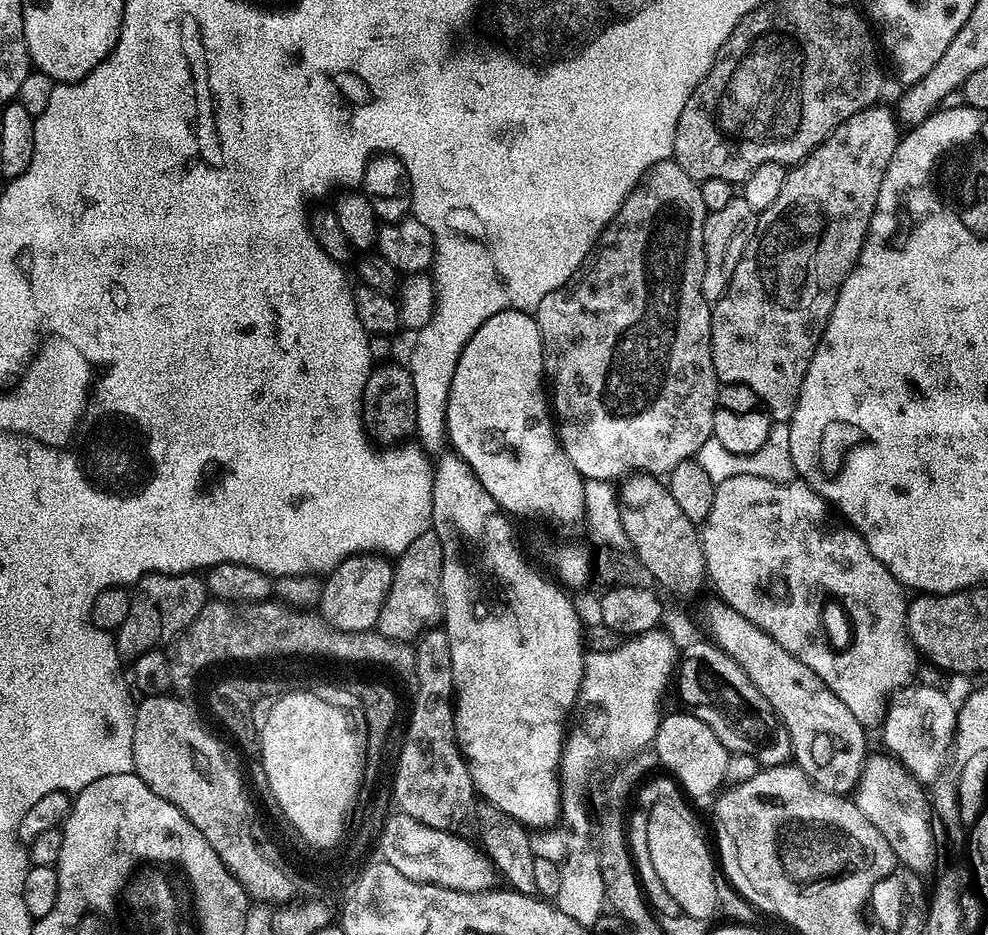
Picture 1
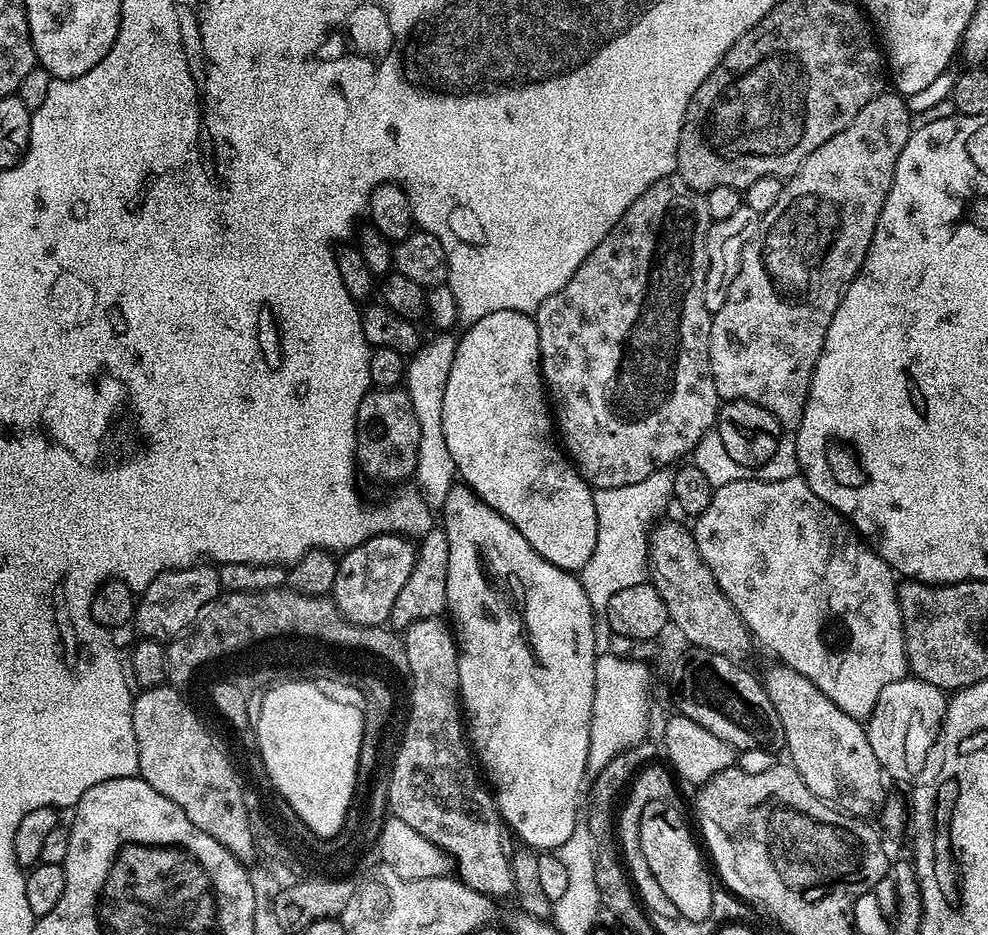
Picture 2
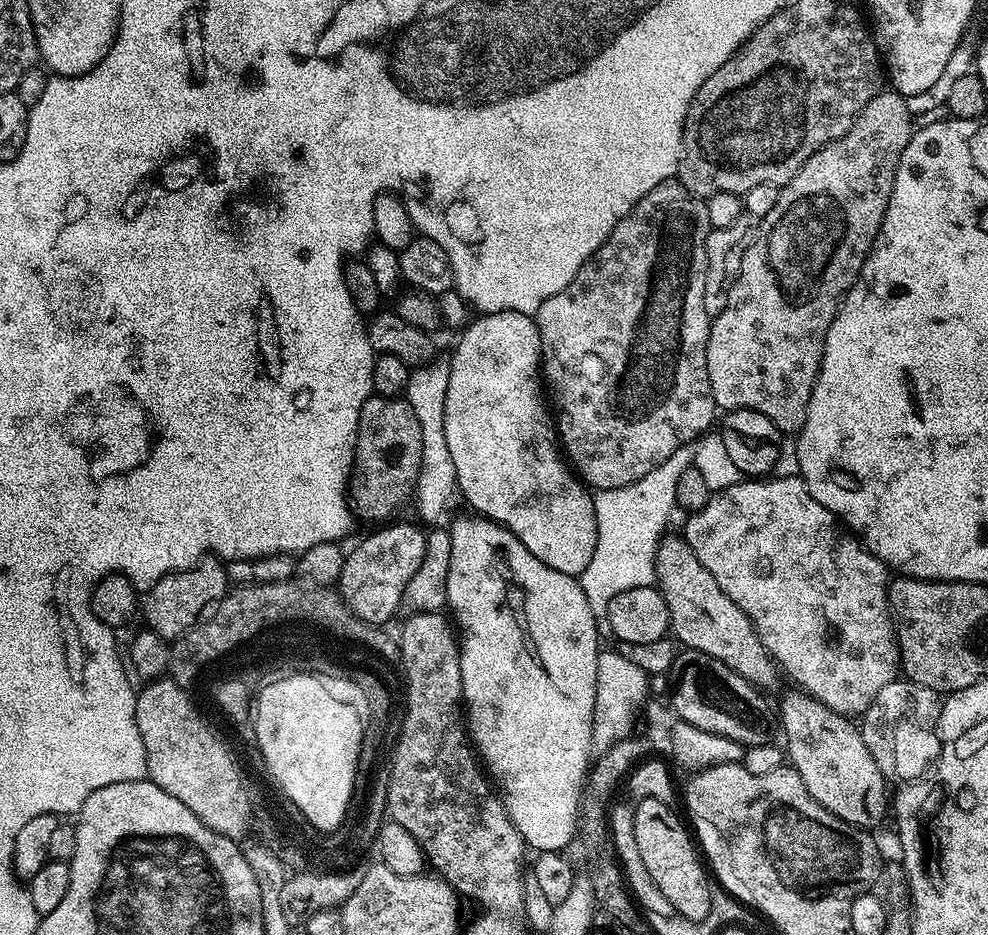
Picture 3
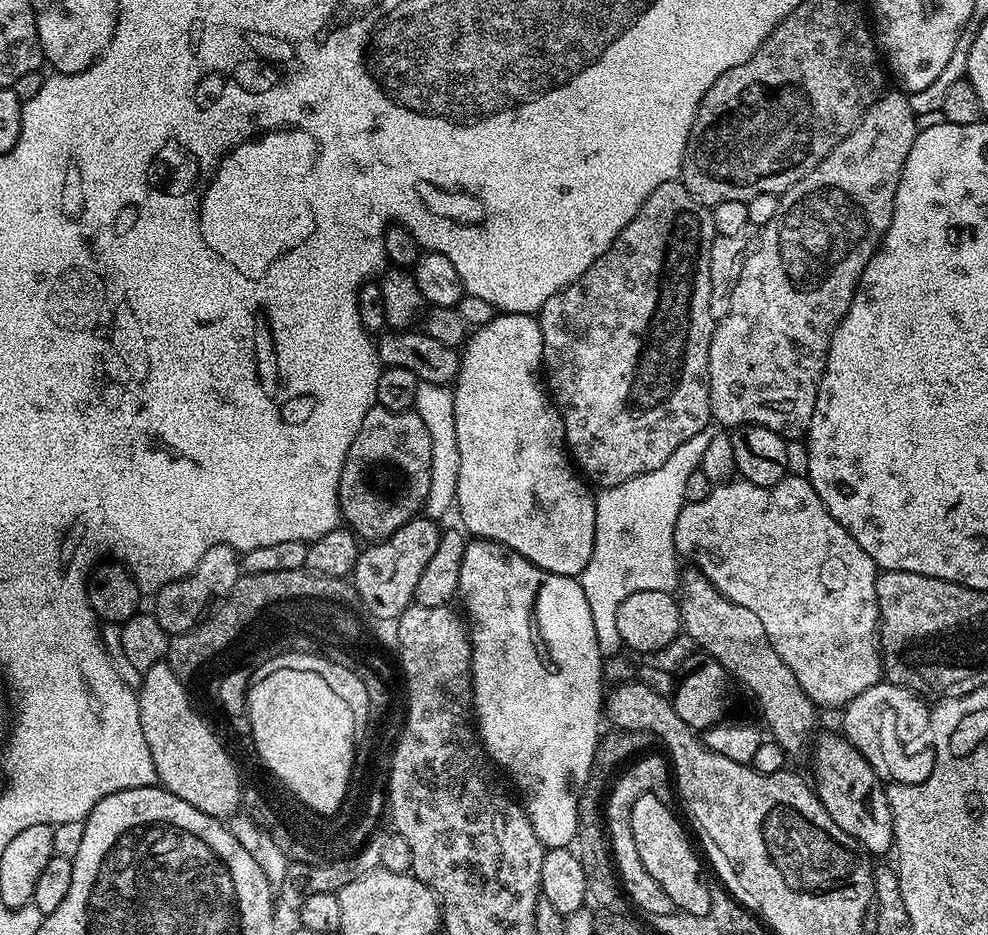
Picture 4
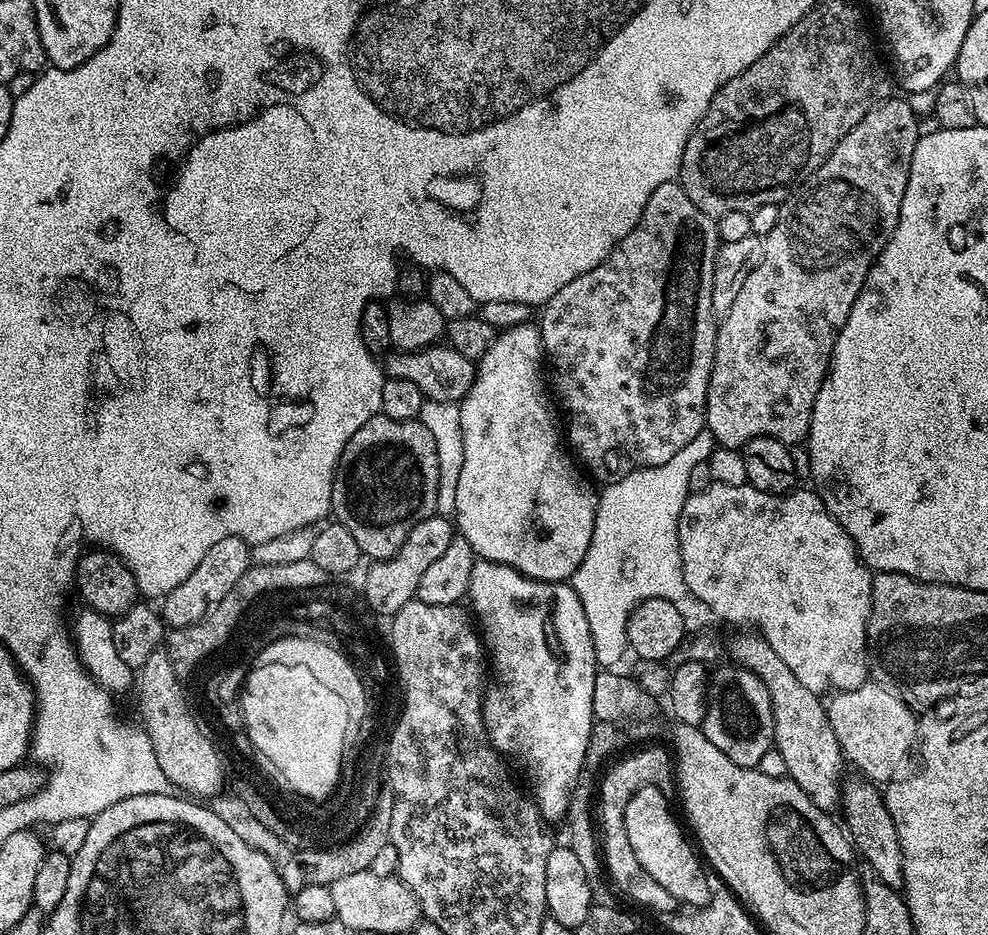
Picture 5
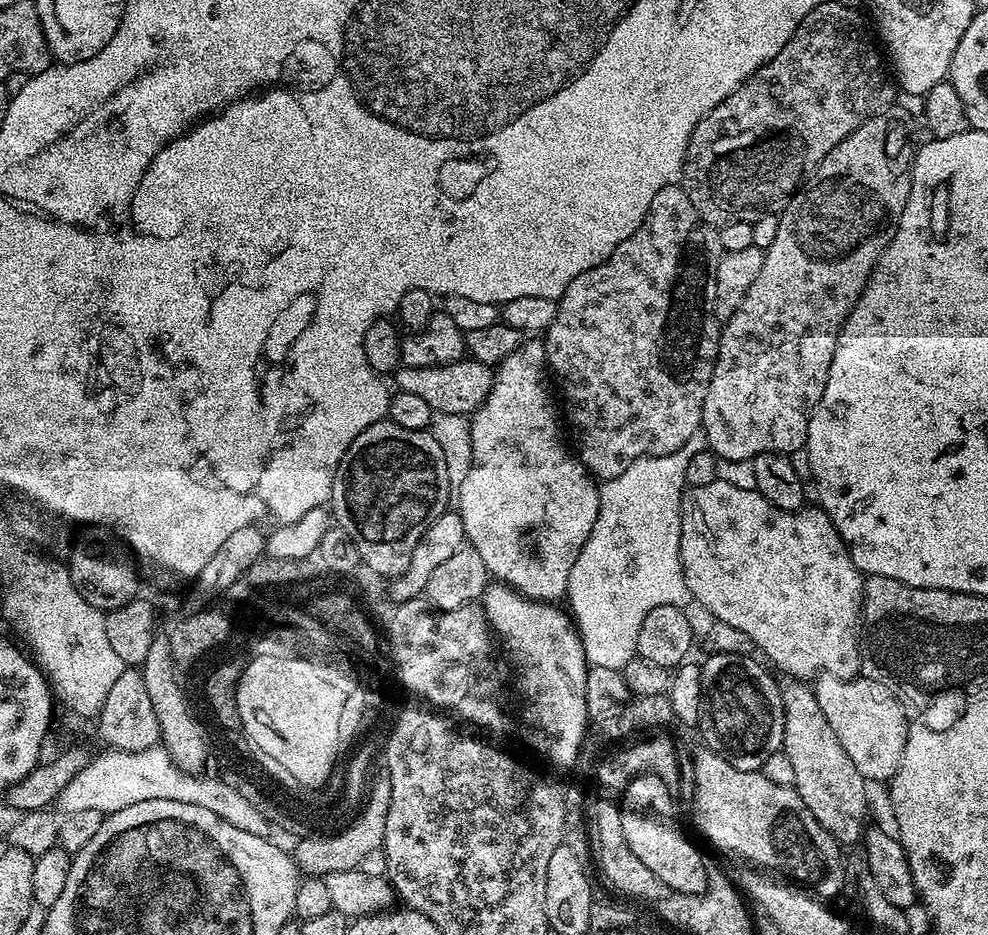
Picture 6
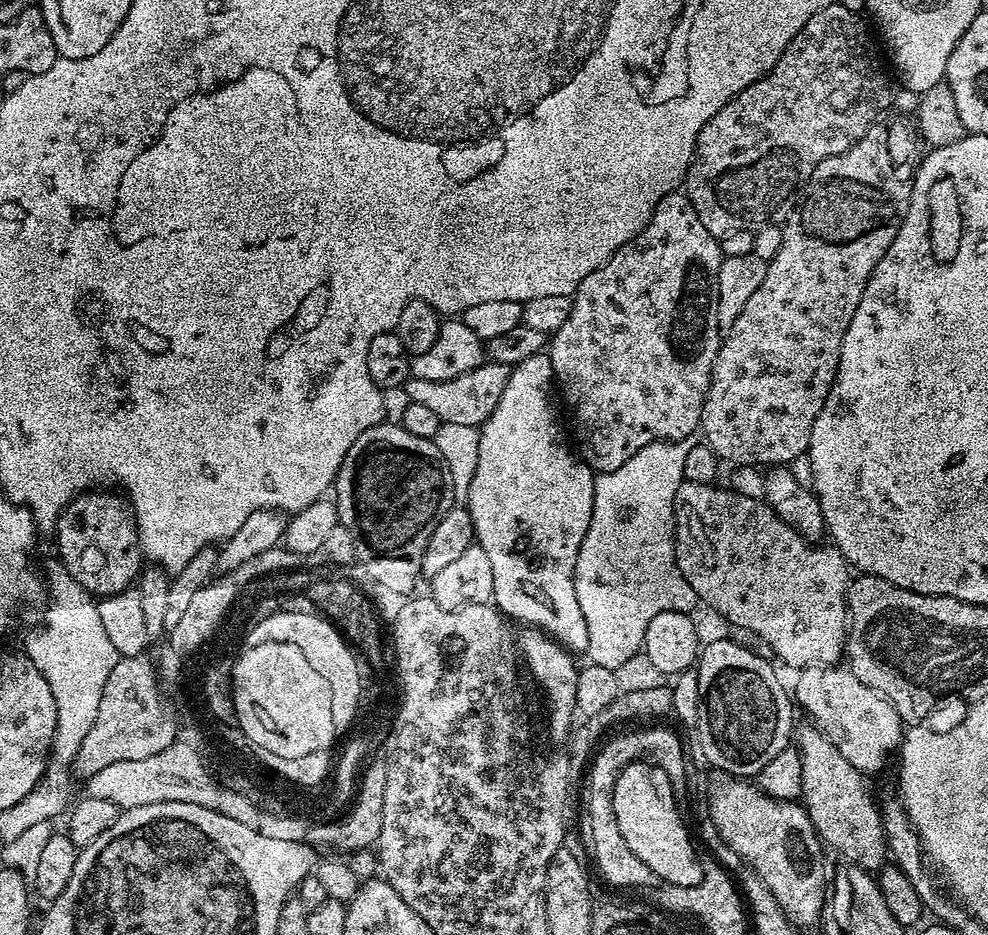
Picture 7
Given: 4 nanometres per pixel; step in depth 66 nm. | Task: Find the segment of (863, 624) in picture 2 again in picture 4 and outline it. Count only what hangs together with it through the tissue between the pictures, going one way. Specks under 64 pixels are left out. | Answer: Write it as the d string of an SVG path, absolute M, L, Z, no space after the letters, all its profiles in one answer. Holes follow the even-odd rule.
M789 474L769 488L754 486L743 478L717 483L713 487L712 493L706 498L702 498L702 502L685 503L684 508L678 514L678 522L674 526L674 546L683 559L685 556L686 559L696 563L693 565L727 600L746 606L746 610L758 614L758 618L766 630L766 638L770 638L774 650L778 650L778 658L782 658L782 662L786 662L786 666L790 666L790 670L794 670L794 678L798 678L802 690L806 690L806 694L813 704L821 709L840 710L845 704L858 698L858 694L870 690L870 686L881 683L882 661L878 639L880 607L876 593L877 566L870 558L870 554L866 554L866 550L862 550L862 546L858 546L858 542L854 542L854 538L832 517L830 510L822 502L822 498L818 498L814 486L807 478Z

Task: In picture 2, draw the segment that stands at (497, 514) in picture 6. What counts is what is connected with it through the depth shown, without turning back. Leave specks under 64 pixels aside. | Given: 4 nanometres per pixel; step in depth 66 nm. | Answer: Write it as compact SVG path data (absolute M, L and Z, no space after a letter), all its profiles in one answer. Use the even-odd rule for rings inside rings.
M498 310L494 314L486 314L471 321L465 328L468 329L465 330L464 337L461 335L456 341L454 366L450 366L450 378L446 378L446 394L442 394L442 431L446 433L446 447L450 450L450 458L454 458L459 479L472 489L473 494L483 504L509 520L518 530L518 534L522 534L522 538L526 538L526 542L530 542L530 546L534 546L534 550L538 550L538 554L546 558L546 562L558 566L563 572L579 573L586 566L586 562L590 562L590 554L594 554L594 542L598 542L598 510L594 510L592 485L580 475L554 435L554 420L550 415L550 404L546 399L540 371L540 339L535 319L527 312Z

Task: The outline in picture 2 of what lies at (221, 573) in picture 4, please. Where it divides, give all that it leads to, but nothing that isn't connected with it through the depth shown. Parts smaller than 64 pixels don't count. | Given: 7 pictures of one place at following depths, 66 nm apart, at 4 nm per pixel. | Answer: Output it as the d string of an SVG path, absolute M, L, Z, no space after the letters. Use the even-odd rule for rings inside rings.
M200 562L190 568L171 568L168 572L159 572L154 582L139 593L134 628L141 632L141 637L171 642L183 636L196 623L198 614L202 614L202 606L214 602L220 595L220 573L211 563Z

